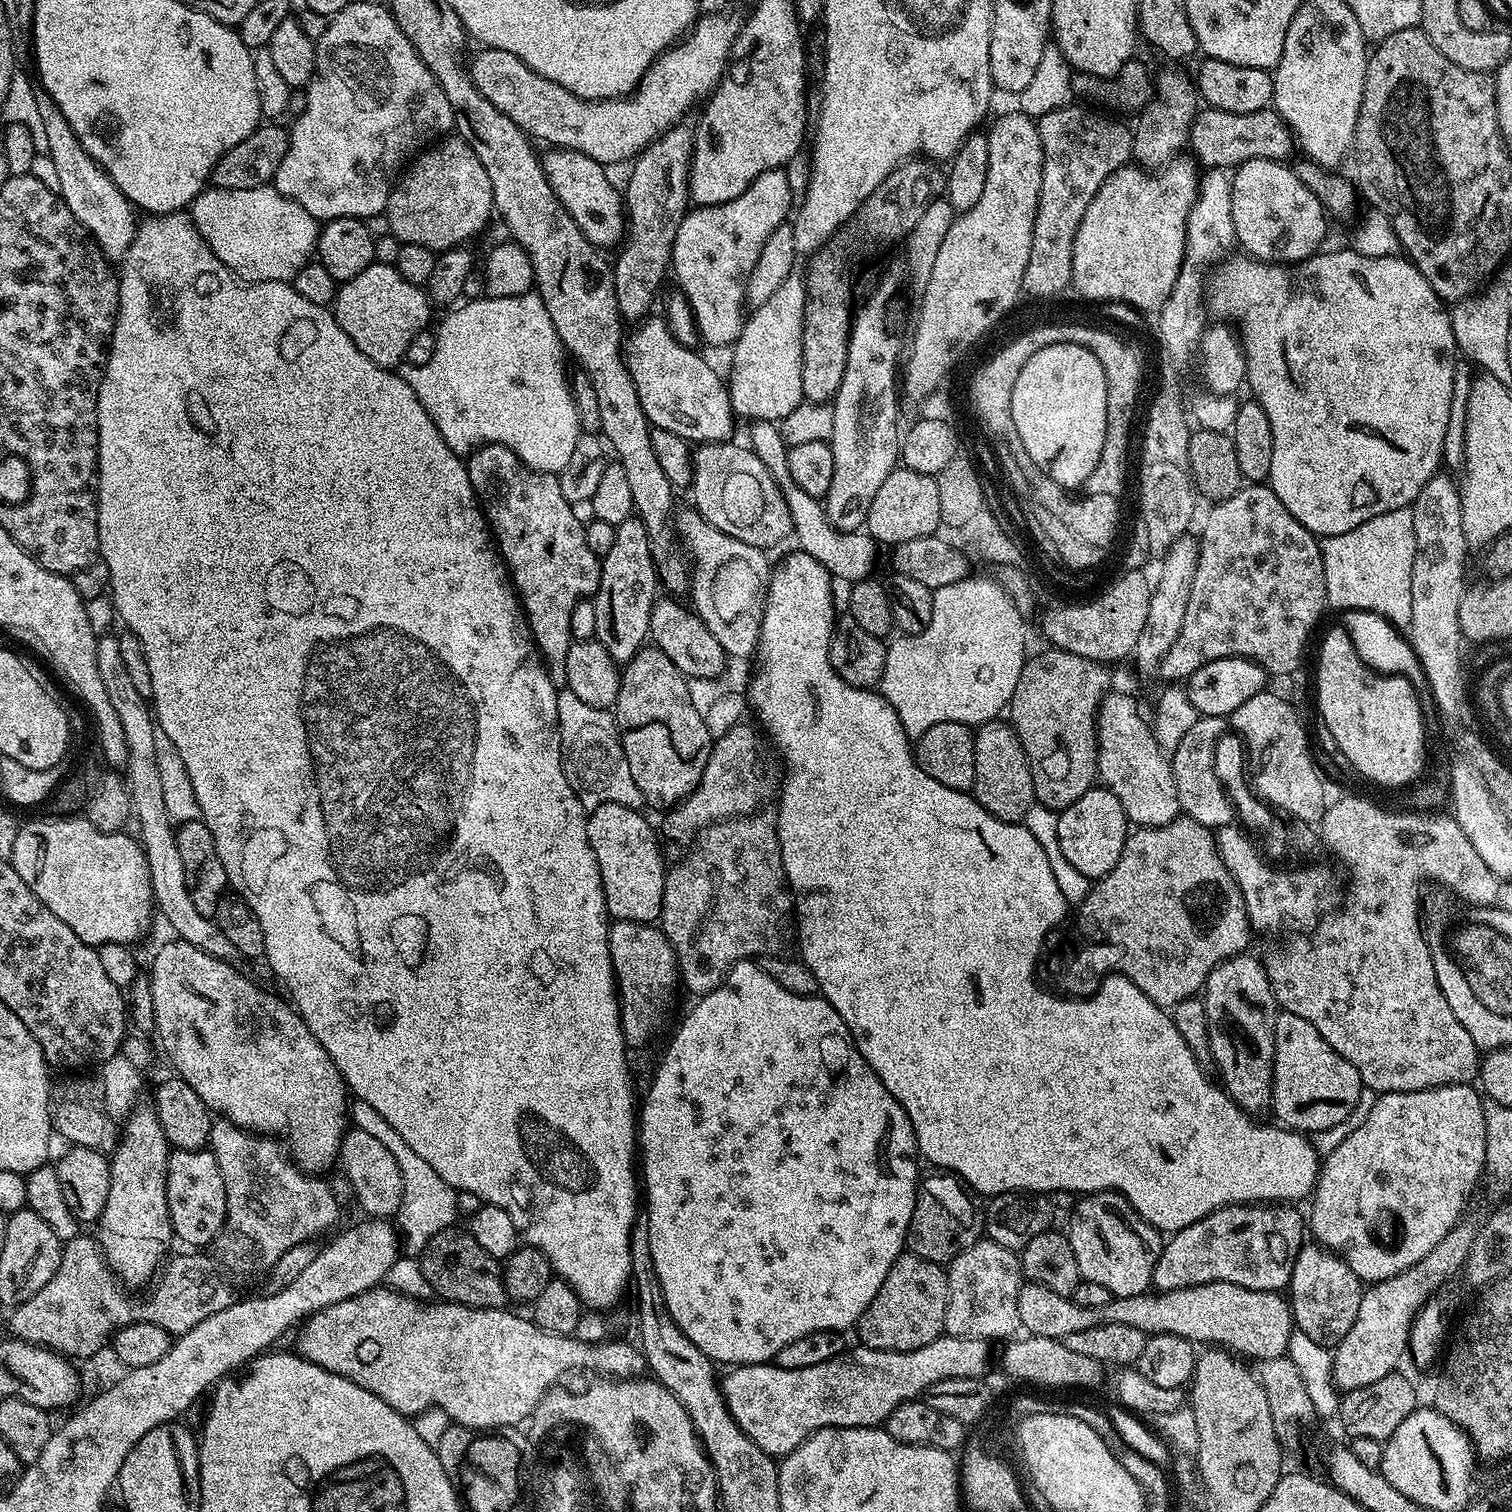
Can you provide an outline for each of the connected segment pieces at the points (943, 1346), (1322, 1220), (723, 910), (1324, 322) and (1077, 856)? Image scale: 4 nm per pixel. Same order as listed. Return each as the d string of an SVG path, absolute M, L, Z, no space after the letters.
M940 1336L934 1342L909 1352L887 1352L863 1346L849 1347L818 1366L802 1366L802 1370L786 1370L774 1362L742 1364L725 1371L722 1376L724 1401L738 1426L765 1454L783 1458L790 1454L810 1434L823 1428L875 1428L887 1421L888 1415L907 1400L923 1397L934 1382L950 1378L983 1377L988 1368L989 1341L965 1336Z
M1447 1084L1441 1088L1427 1088L1417 1092L1386 1092L1377 1095L1374 1102L1374 1108L1370 1115L1367 1116L1366 1122L1363 1123L1354 1134L1348 1135L1339 1143L1338 1148L1332 1153L1325 1155L1322 1160L1320 1176L1316 1179L1316 1187L1310 1197L1312 1204L1312 1220L1310 1216L1310 1232L1312 1232L1317 1241L1323 1244L1330 1252L1335 1252L1350 1266L1350 1270L1356 1272L1357 1278L1361 1282L1375 1282L1394 1278L1402 1274L1410 1266L1422 1262L1434 1246L1450 1234L1450 1230L1459 1222L1461 1216L1469 1207L1468 1192L1472 1192L1479 1182L1480 1176L1485 1175L1484 1163L1486 1162L1486 1118L1482 1114L1484 1100L1479 1091L1475 1092L1472 1084Z
M757 810L747 816L737 816L730 820L721 820L718 824L712 824L705 828L699 837L700 845L688 856L688 864L676 868L664 877L664 905L660 911L659 927L664 936L670 941L675 950L677 967L681 983L688 988L693 997L699 998L712 993L724 981L728 971L738 961L759 958L762 956L781 956L789 953L790 946L795 943L796 931L794 925L794 897L788 887L788 880L784 876L784 863L782 862L782 850L778 842L778 830L776 829L776 812L764 812Z
M1321 250L1317 252L1310 259L1303 261L1302 266L1269 264L1262 260L1254 260L1247 254L1239 254L1240 256L1232 254L1211 273L1210 279L1206 284L1207 311L1209 313L1213 312L1216 318L1219 318L1221 321L1233 322L1232 320L1237 320L1240 323L1238 335L1240 343L1244 345L1244 356L1248 360L1248 379L1246 384L1249 389L1252 387L1251 395L1260 403L1262 410L1266 410L1266 414L1270 418L1270 430L1274 434L1274 458L1270 461L1270 474L1268 475L1267 483L1274 490L1274 494L1278 494L1278 502L1282 502L1282 506L1286 506L1286 510L1290 510L1292 517L1302 526L1306 526L1306 530L1310 530L1318 538L1333 536L1334 534L1346 534L1346 530L1354 530L1354 526L1362 526L1362 522L1370 522L1370 518L1374 518L1378 514L1386 514L1390 510L1411 506L1415 499L1418 498L1418 494L1423 486L1426 485L1426 482L1430 481L1433 475L1441 471L1444 458L1446 426L1450 422L1450 402L1454 394L1454 374L1456 373L1458 363L1458 349L1456 339L1454 338L1451 311L1446 307L1445 301L1441 300L1438 294L1434 294L1430 282L1426 282L1424 275L1416 269L1411 260L1400 254L1395 256L1363 256L1355 250L1349 250L1349 252L1328 251Z
M1093 786L1090 790L1086 790L1086 794L1078 798L1078 802L1063 809L1058 815L1058 846L1062 846L1062 854L1066 854L1066 862L1070 862L1074 870L1086 874L1092 882L1099 880L1110 870L1114 870L1129 835L1130 821L1128 815L1122 810L1122 802L1118 802L1115 794L1103 786Z

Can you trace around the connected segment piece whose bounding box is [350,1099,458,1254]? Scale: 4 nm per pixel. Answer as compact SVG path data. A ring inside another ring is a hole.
M353 1099L350 1104L350 1120L355 1127L366 1130L366 1134L378 1138L390 1154L394 1154L394 1162L398 1162L398 1170L402 1170L402 1206L397 1210L394 1217L395 1227L402 1237L402 1244L409 1253L418 1254L442 1230L453 1227L457 1223L458 1211L456 1209L457 1189L451 1188L444 1179L435 1171L434 1166L430 1166L406 1142L402 1142L402 1137L398 1135L398 1130L370 1106L370 1102L362 1102ZM409 1248L409 1249L408 1249Z

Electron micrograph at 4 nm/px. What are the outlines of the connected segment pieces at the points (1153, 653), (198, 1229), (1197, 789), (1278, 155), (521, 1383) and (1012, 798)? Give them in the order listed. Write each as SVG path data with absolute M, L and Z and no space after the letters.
M1192 534L1178 537L1174 542L1174 546L1170 546L1168 553L1159 561L1160 573L1157 574L1156 580L1154 576L1150 610L1146 610L1146 626L1142 626L1142 634L1138 634L1138 642L1134 653L1136 668L1144 676L1155 677L1159 673L1160 663L1166 654L1166 650L1170 650L1170 646L1174 646L1174 638L1178 638L1178 630L1182 630L1182 618L1186 618L1186 602L1190 602L1190 590L1194 586L1194 574L1199 561L1200 542Z
M210 1150L169 1151L168 1169L166 1170L166 1202L170 1210L170 1222L175 1239L184 1246L203 1249L203 1244L211 1245L220 1235L226 1210L226 1186L222 1170L218 1170L216 1155Z
M1201 716L1190 730L1186 730L1186 734L1182 734L1182 742L1178 742L1178 746L1170 754L1172 781L1176 787L1181 813L1213 830L1224 828L1237 819L1237 811L1216 775L1214 766L1215 744L1229 728L1229 721L1223 716Z
M1204 106L1199 109L1188 136L1191 155L1201 169L1235 169L1247 160L1287 161L1294 152L1294 137L1288 123L1275 110L1252 113L1228 113L1226 110Z
M387 1286L371 1288L368 1292L351 1296L348 1300L331 1304L329 1308L312 1313L307 1320L303 1321L302 1327L299 1329L299 1332L301 1332L300 1337L296 1340L296 1345L294 1345L295 1351L303 1356L305 1360L314 1362L318 1366L322 1366L342 1378L353 1380L355 1384L362 1386L362 1390L370 1390L370 1394L382 1398L382 1402L386 1402L386 1406L398 1410L404 1416L415 1418L420 1412L425 1412L426 1409L435 1406L441 1408L443 1412L448 1415L448 1419L452 1424L461 1424L467 1428L479 1428L481 1430L518 1426L524 1421L527 1421L529 1417L531 1417L532 1411L538 1406L540 1400L547 1396L557 1381L559 1381L556 1379L558 1379L563 1372L570 1371L571 1368L585 1368L588 1372L600 1372L596 1374L599 1374L601 1377L615 1378L617 1380L640 1378L643 1377L646 1372L644 1354L635 1343L627 1344L624 1340L609 1339L607 1342L587 1344L572 1336L550 1334L546 1330L539 1328L537 1324L532 1323L527 1315L515 1316L514 1313L508 1312L509 1309L507 1307L471 1308L465 1304L454 1304L451 1302L428 1303L432 1302L421 1302L419 1299L411 1296L404 1296L401 1292L394 1292Z
M1003 719L988 720L975 729L974 786L971 795L991 816L1011 824L1023 821L1026 810L1036 803L1032 771L1016 729Z

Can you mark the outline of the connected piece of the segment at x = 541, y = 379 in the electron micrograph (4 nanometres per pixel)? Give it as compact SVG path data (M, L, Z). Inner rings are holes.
M533 290L521 296L511 296L510 298L488 296L483 302L468 300L453 307L449 312L452 313L441 322L440 328L435 329L434 358L430 358L430 362L426 366L408 366L402 372L404 380L412 387L414 394L418 394L418 402L422 402L422 406L430 414L434 426L438 426L438 434L442 434L442 438L446 438L446 446L450 446L450 450L454 450L461 458L464 458L480 447L481 444L501 444L510 450L514 450L514 454L518 454L518 458L526 468L532 468L535 472L555 472L559 474L566 466L566 462L570 462L574 442L578 442L580 437L580 415L576 412L569 373L564 373L564 360L566 361L564 344L554 330L554 322L550 322L550 314L542 302L540 293Z

